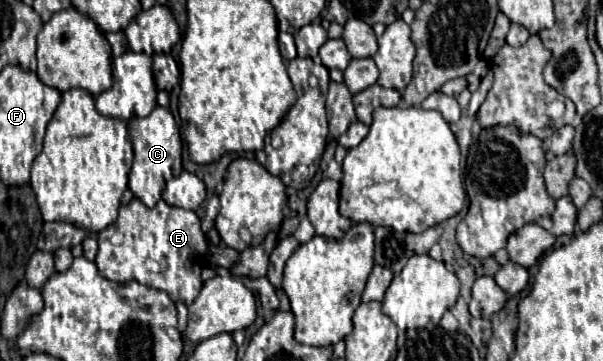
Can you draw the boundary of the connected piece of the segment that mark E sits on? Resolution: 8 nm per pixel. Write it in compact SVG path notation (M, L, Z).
M133 198L127 206L119 208L117 220L97 236L99 252L95 264L105 278L115 282L137 280L167 292L173 302L181 300L187 306L201 292L203 256L209 244L201 232L201 220L193 210L175 208L163 200L147 208L139 198Z

